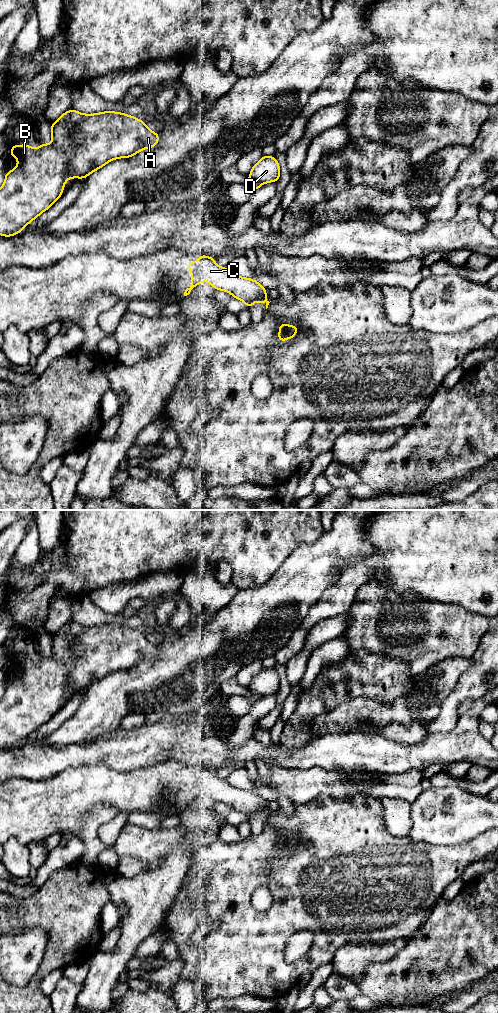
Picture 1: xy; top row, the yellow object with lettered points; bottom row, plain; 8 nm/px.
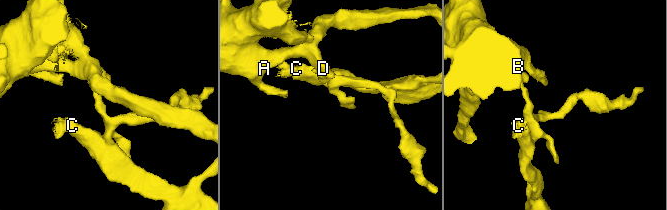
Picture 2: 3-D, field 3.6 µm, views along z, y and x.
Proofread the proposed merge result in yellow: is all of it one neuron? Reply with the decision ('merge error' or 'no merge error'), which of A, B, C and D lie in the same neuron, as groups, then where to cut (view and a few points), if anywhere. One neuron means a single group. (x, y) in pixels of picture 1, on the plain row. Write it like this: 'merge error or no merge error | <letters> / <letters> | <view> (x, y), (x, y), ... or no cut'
merge error | A B D / C | xy (249, 690), (261, 696)

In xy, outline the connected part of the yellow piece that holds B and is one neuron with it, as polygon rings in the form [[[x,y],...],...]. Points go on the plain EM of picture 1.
[[[68,622],[51,636],[52,654],[42,656],[37,661],[27,655],[11,658],[10,669],[18,672],[18,677],[5,685],[5,693],[0,700],[0,747],[11,749],[20,745],[31,733],[49,721],[63,706],[65,695],[70,690],[85,691],[108,674],[118,670],[130,670],[143,661],[152,661],[159,654],[159,645],[151,643],[146,634],[128,626],[105,623],[96,626],[82,626]]]

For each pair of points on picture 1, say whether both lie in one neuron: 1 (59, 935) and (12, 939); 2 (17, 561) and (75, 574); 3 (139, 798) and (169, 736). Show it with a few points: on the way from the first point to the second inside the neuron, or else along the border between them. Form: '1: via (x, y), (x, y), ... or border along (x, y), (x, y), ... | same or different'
1: via (47, 944), (42, 939), (24, 939) | same
2: border along (41, 550), (32, 567), (11, 574) | different
3: border along (163, 760), (158, 763) | different

